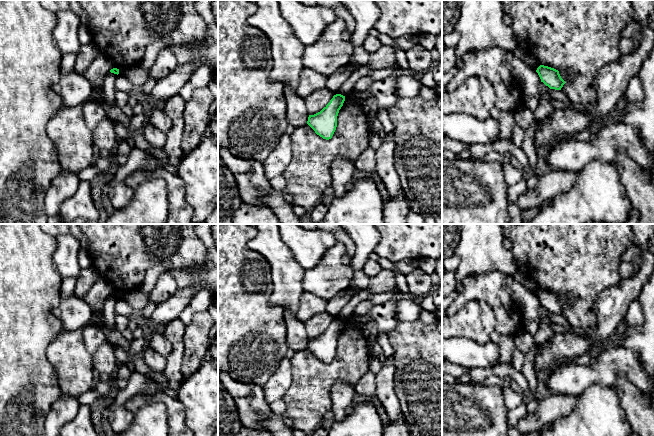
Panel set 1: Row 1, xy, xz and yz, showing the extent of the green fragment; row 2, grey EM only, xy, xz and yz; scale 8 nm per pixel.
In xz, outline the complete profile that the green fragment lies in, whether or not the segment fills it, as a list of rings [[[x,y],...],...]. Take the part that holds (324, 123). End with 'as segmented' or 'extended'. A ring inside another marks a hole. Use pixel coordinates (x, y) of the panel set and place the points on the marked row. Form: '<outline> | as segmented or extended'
[[[336,94],[318,113],[309,115],[307,124],[323,139],[332,138],[337,127],[337,116],[343,106],[345,96]]] | as segmented

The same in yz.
[[[540,65],[536,72],[538,73],[541,82],[550,89],[561,90],[565,81],[561,78],[559,71],[544,65]]] | as segmented

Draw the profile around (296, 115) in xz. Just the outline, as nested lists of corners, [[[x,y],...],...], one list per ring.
[[[284,85],[283,91],[287,104],[287,123],[295,128],[306,125],[309,114],[307,112],[305,100],[296,94],[288,85]]]

